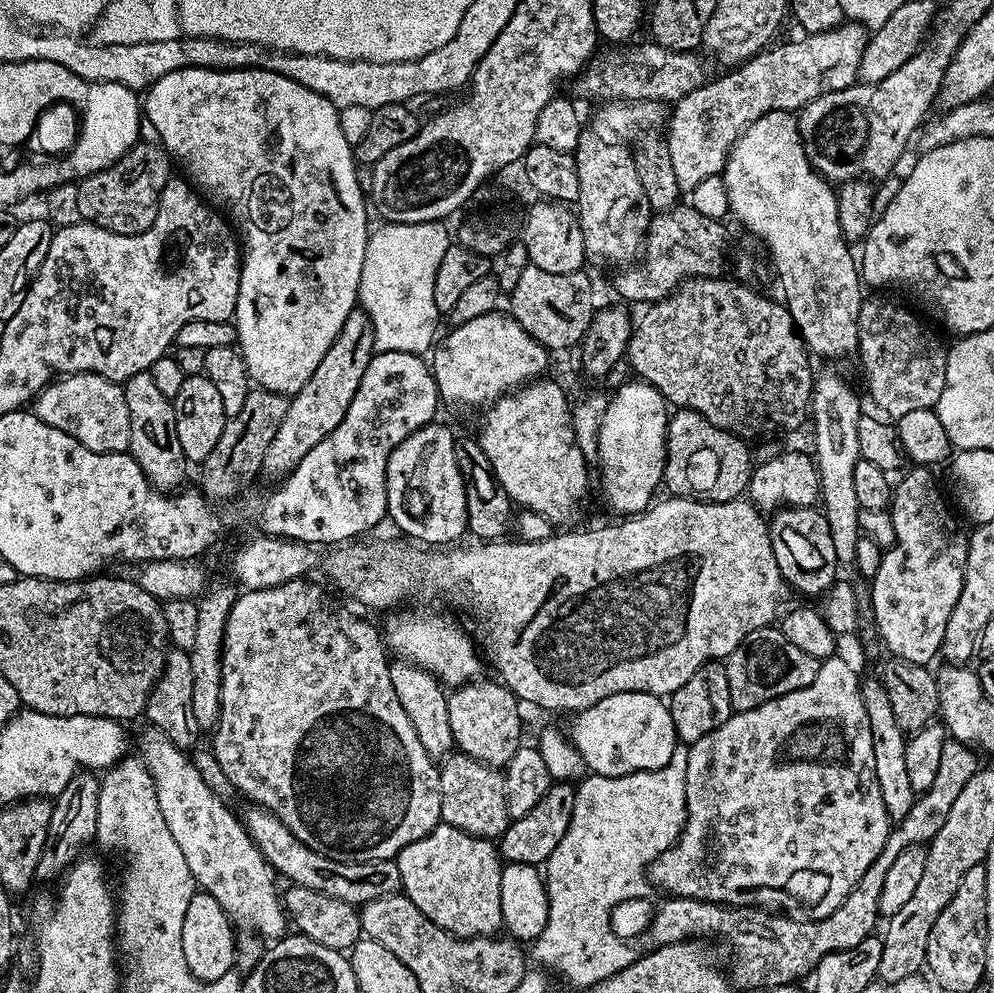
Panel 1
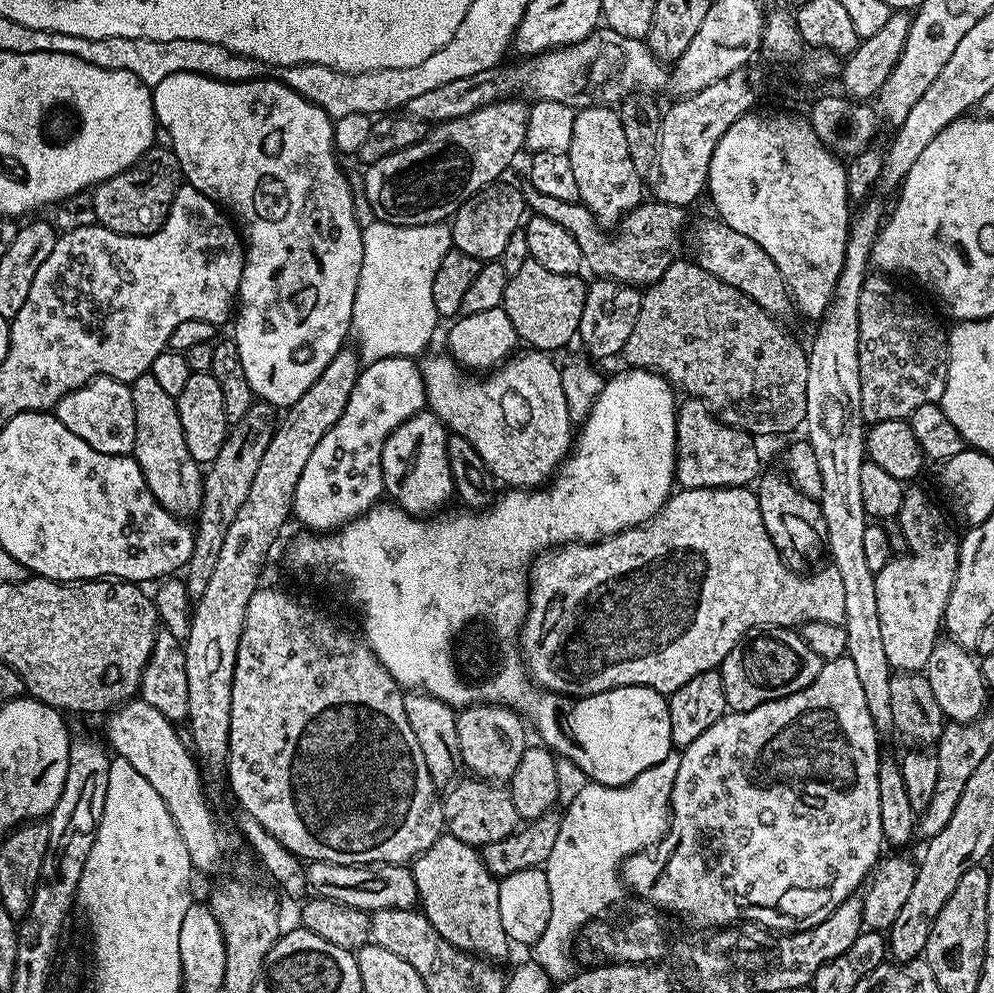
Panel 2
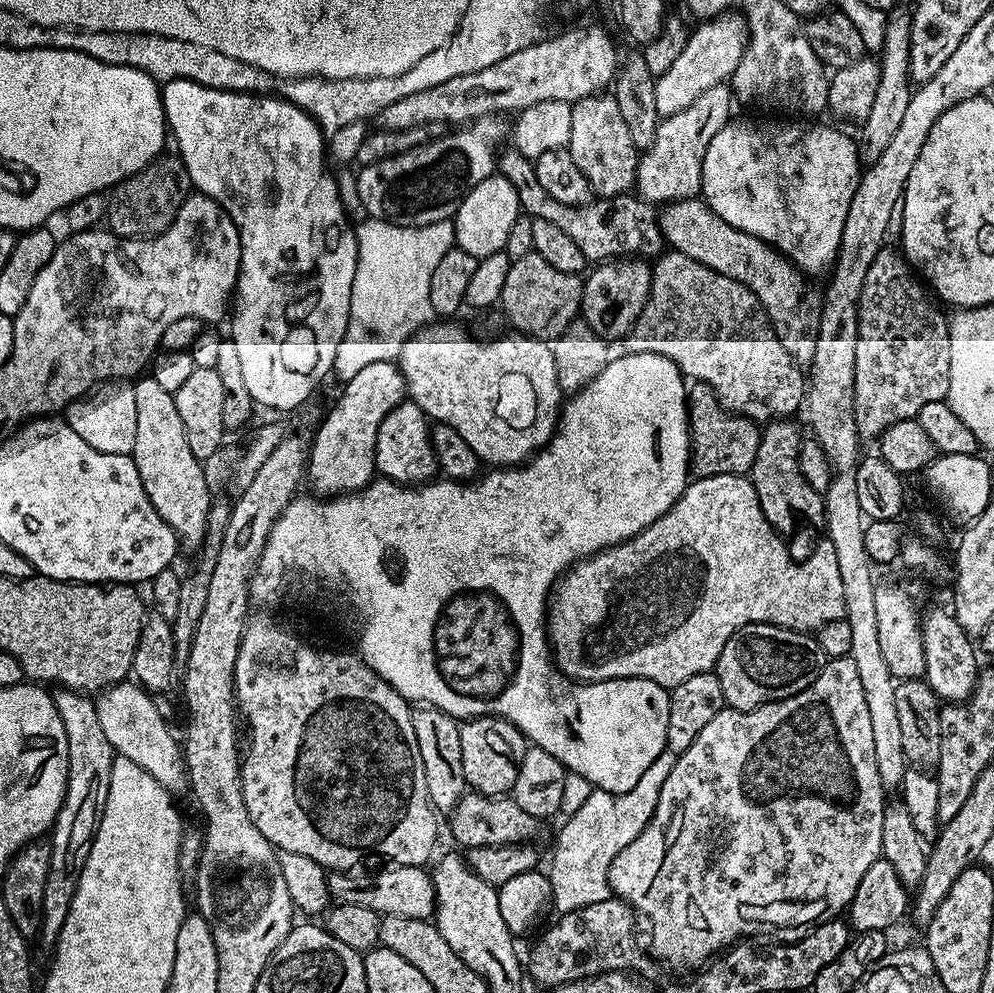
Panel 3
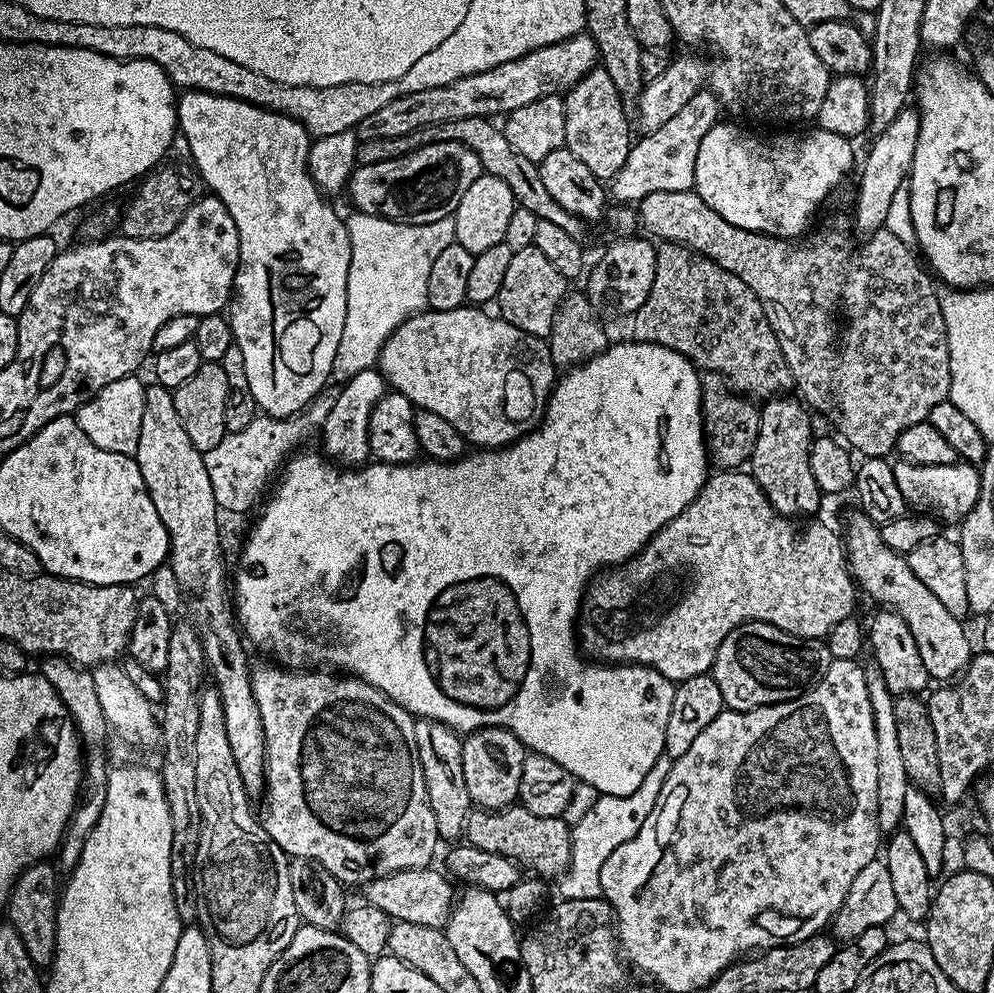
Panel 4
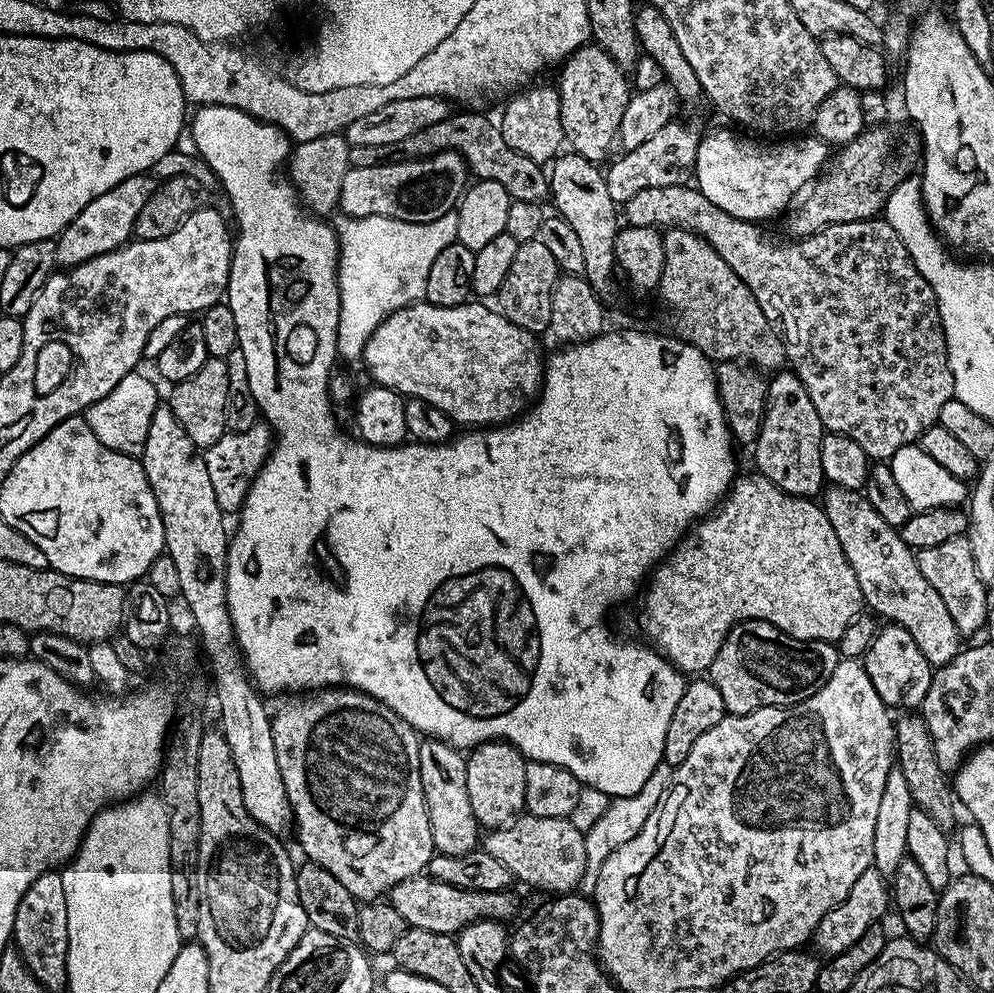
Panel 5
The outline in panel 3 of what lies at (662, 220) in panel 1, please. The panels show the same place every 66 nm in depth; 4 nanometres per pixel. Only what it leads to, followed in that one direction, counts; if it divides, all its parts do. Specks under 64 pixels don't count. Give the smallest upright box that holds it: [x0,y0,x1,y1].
[498,150,665,262]

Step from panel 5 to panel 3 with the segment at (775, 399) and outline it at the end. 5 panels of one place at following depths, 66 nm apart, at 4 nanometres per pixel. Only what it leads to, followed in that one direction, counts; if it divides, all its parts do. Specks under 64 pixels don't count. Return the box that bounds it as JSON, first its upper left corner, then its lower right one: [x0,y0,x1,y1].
[750,419,824,537]

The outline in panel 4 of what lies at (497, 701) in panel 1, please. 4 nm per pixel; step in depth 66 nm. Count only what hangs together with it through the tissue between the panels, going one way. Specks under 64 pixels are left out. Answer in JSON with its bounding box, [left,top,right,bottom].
[462,728,526,812]

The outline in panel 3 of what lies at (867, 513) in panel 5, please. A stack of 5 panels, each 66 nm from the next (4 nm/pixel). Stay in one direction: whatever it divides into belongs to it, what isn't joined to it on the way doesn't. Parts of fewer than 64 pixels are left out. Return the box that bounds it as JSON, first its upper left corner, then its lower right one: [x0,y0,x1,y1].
[922,607,977,702]

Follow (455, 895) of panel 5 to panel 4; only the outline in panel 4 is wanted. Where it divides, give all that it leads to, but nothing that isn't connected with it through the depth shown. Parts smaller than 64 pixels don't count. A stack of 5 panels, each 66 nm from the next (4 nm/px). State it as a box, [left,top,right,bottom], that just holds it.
[363,867,454,929]

